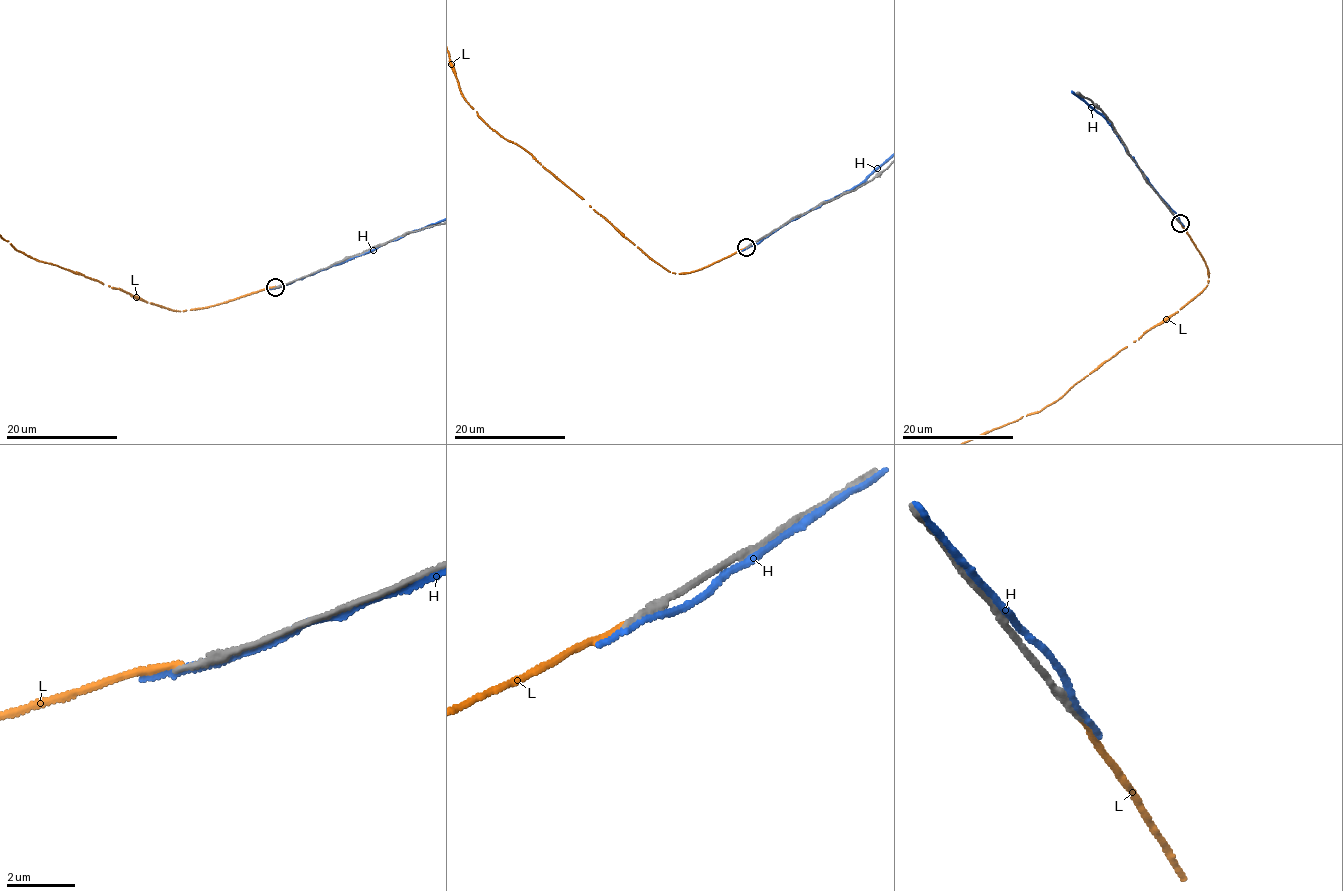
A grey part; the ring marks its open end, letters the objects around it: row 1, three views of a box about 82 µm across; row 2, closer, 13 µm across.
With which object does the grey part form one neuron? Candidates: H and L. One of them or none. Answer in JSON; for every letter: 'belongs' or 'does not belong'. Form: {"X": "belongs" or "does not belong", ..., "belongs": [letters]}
{"H": "does not belong", "L": "does not belong", "belongs": []}

